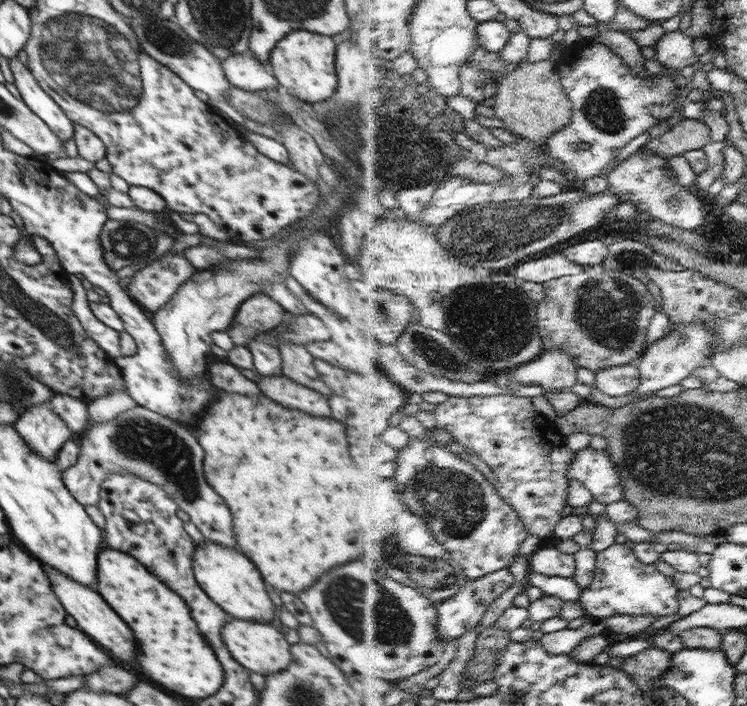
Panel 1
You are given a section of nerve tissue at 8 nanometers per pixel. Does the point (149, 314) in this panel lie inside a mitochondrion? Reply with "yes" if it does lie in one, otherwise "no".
no

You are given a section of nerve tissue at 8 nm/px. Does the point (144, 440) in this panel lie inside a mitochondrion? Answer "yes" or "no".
yes

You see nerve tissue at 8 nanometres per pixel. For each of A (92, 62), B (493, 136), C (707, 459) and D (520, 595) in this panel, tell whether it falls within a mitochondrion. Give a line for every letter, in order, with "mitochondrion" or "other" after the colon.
A: mitochondrion
B: other
C: mitochondrion
D: other

